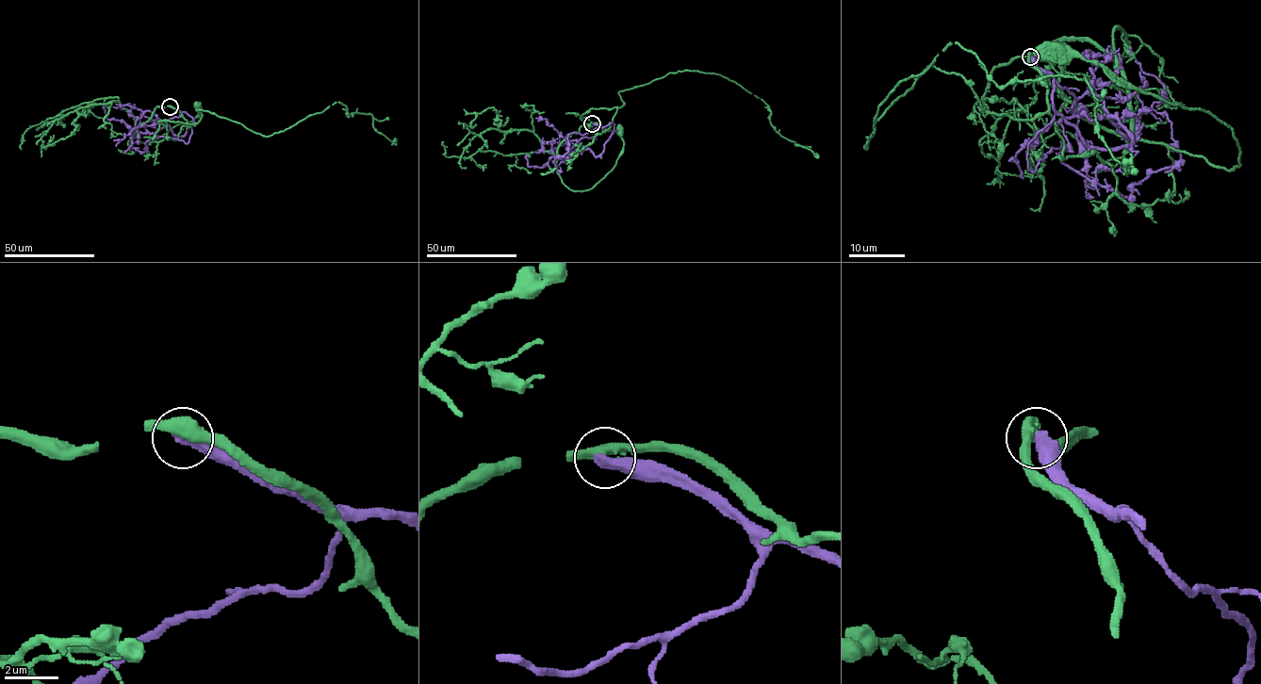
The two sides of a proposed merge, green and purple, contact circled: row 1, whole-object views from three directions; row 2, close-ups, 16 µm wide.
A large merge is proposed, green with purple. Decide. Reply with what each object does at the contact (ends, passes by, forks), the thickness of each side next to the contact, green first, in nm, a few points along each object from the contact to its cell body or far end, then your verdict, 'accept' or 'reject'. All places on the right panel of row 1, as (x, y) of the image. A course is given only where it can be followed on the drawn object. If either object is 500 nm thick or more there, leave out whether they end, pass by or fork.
green passes by | purple ends | 440/460 nm | green via (1030, 56), (1056, 58), (1058, 90), (1108, 131), (1215, 166), (1239, 162), (1234, 131), (1206, 111), (1054, 53) | purple via (1030, 56), (1079, 137), (1114, 150), (1131, 136), (1110, 117), (1137, 138), (1133, 124), (1166, 98), (1131, 51) | reject

